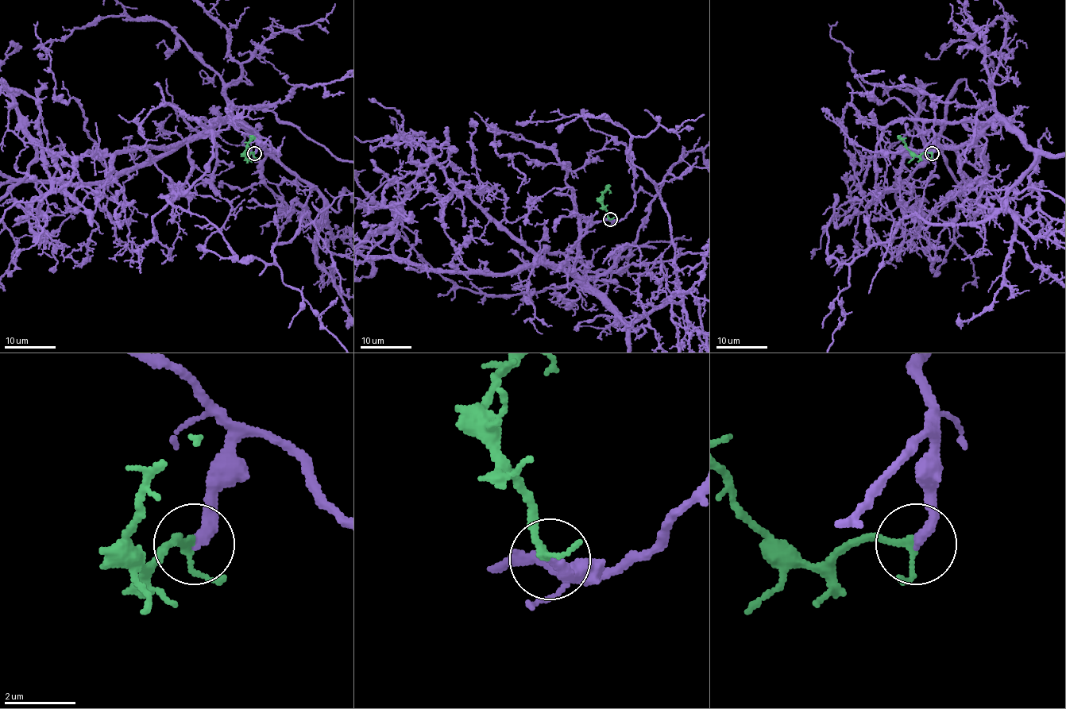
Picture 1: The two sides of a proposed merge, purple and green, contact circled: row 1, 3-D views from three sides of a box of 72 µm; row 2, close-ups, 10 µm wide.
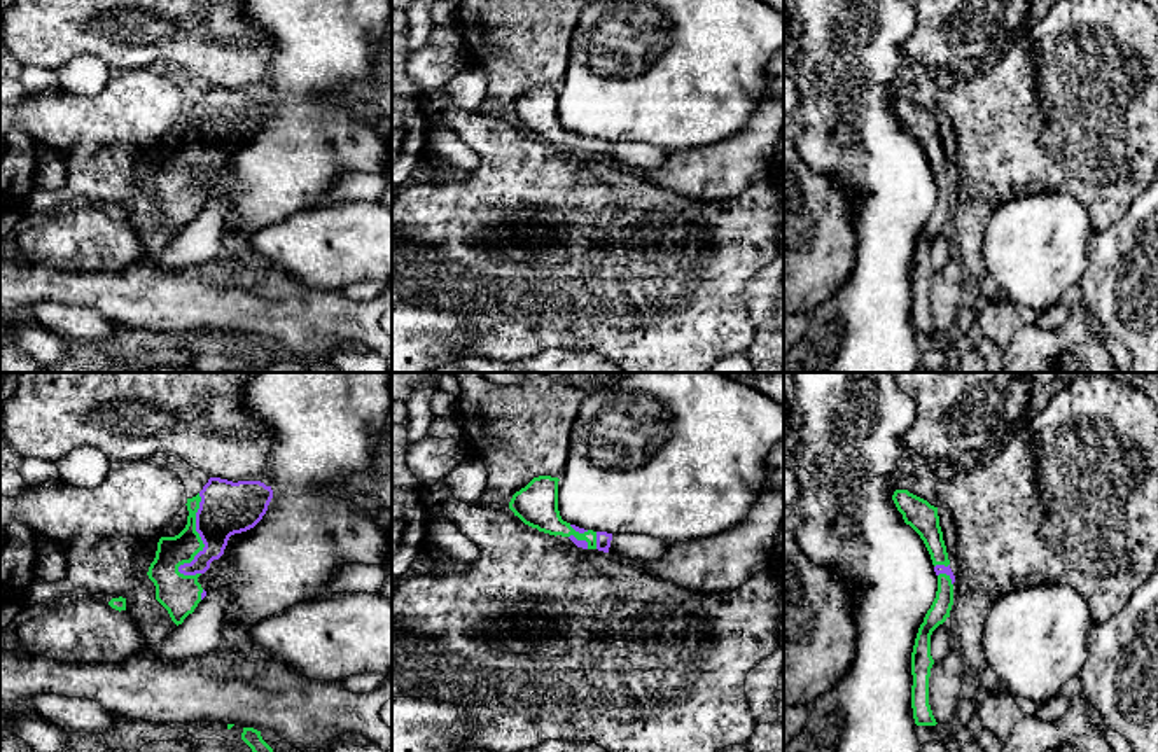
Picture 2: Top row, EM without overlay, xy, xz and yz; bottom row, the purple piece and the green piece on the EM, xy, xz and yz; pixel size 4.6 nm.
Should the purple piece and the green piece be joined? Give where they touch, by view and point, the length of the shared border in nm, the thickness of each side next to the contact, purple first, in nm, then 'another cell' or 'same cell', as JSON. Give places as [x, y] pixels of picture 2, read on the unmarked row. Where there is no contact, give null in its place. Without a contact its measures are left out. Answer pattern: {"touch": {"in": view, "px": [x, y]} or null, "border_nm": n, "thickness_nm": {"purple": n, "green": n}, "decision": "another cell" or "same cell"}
{"touch": {"in": "xy", "px": [200, 144]}, "border_nm": 400, "thickness_nm": {"purple": 240, "green": 140}, "decision": "same cell"}

